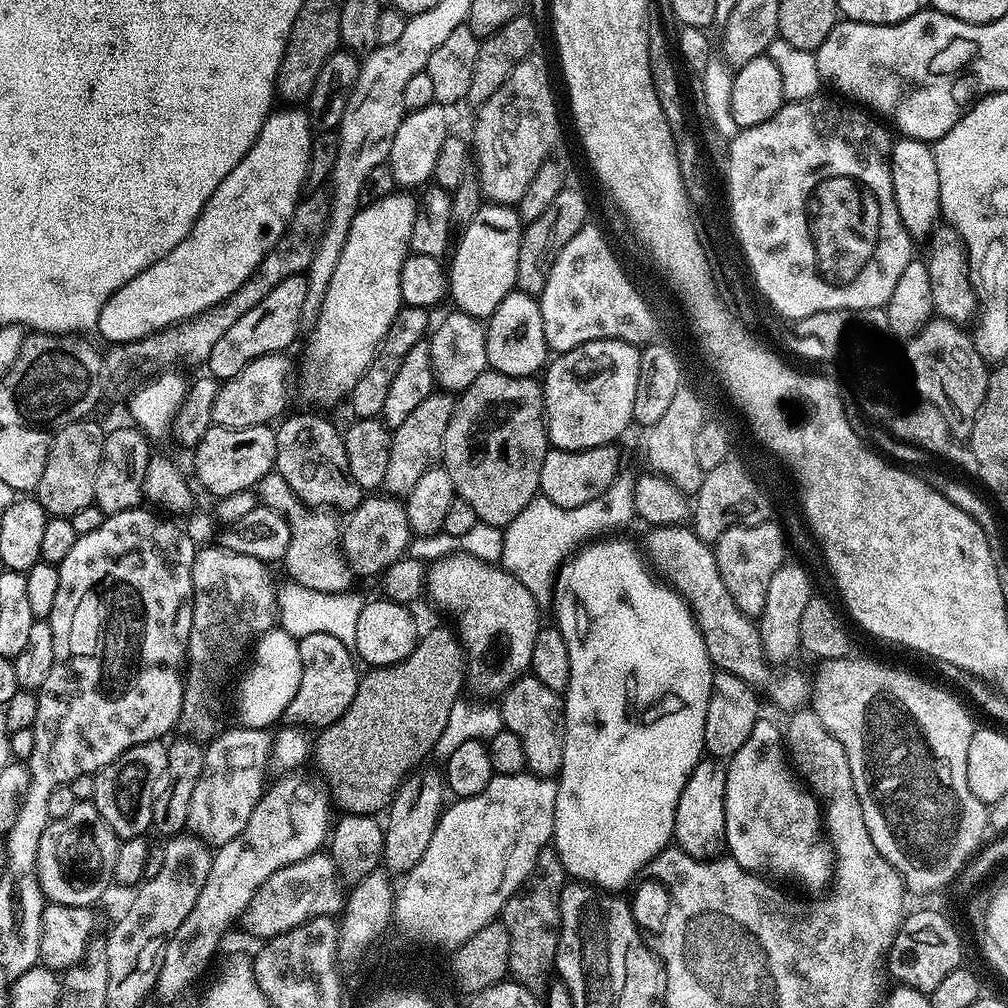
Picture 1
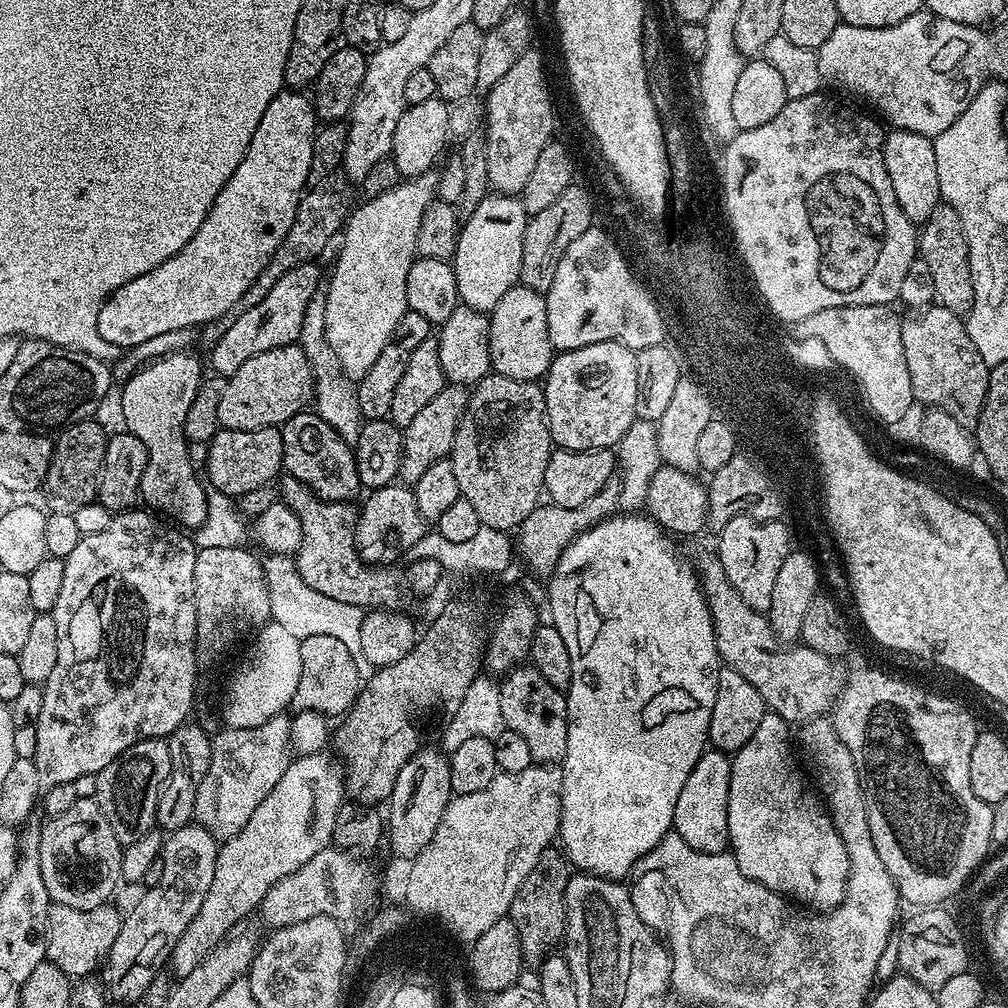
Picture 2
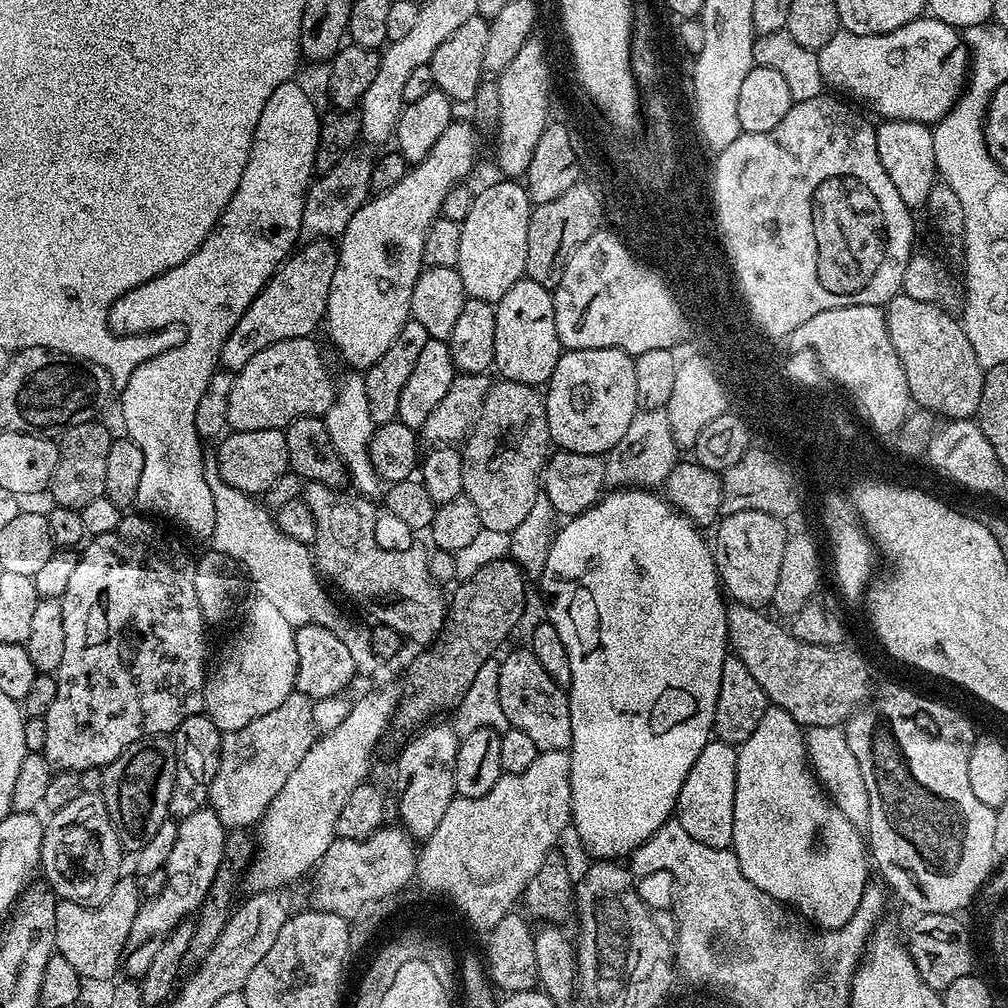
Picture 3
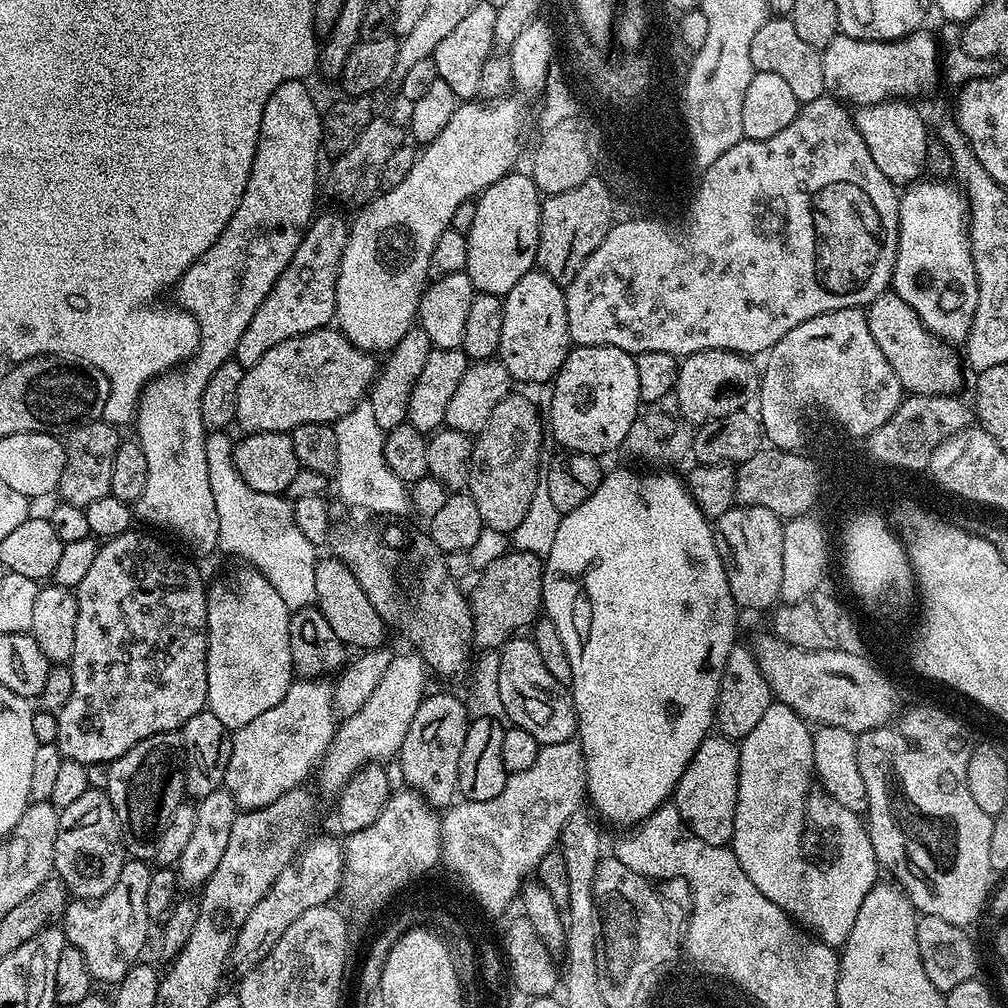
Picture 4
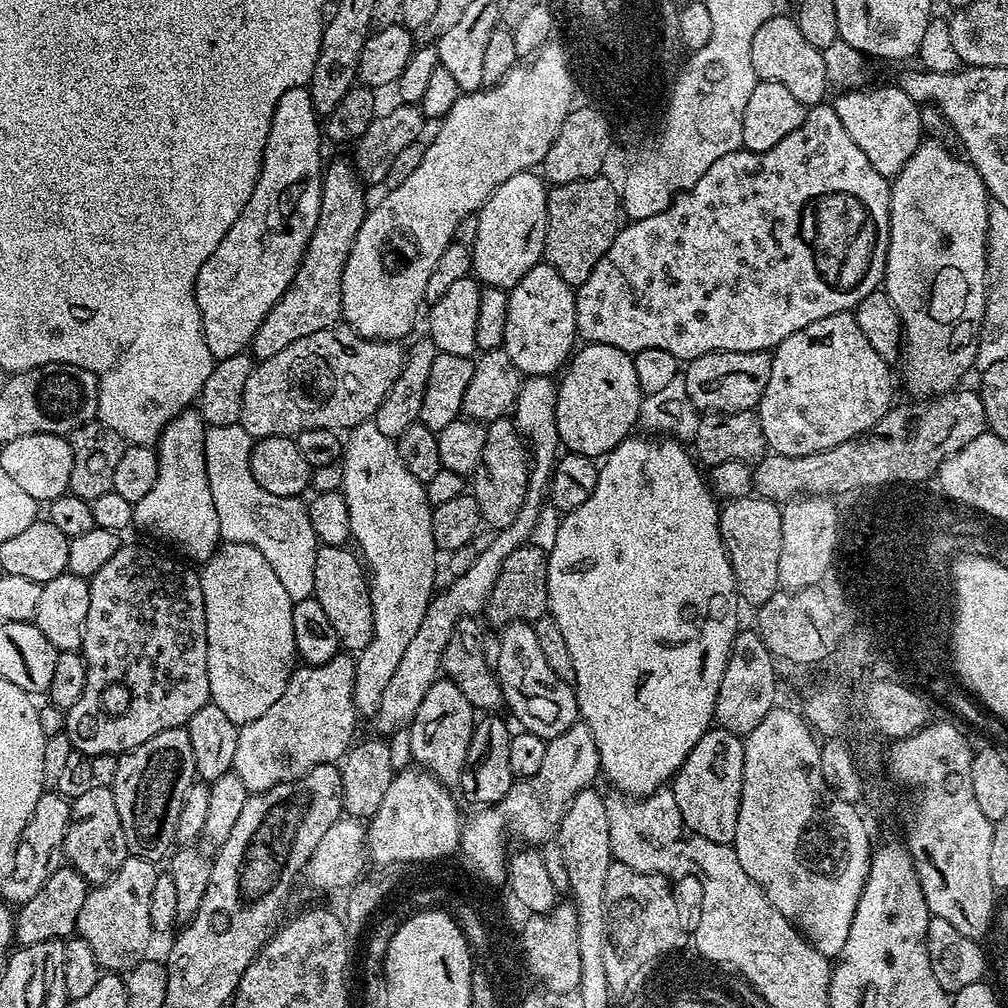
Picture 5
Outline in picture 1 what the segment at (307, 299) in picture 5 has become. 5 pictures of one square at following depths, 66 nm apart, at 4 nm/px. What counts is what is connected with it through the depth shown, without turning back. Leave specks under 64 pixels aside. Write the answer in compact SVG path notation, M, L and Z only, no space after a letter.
M303 275L286 278L286 282L278 282L254 310L242 314L222 338L210 350L210 358L206 365L207 373L216 380L223 382L241 372L241 368L254 362L254 358L269 356L275 352L284 354L288 347L296 340L296 335L302 332L300 319L302 318L302 306L306 302L306 279Z

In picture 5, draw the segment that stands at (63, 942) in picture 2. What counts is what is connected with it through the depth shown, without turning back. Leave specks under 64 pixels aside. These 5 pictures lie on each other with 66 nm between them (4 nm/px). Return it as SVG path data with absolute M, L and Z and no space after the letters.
M129 855L126 862L104 884L93 887L82 910L78 910L75 935L94 950L94 958L101 969L112 974L129 970L149 955L154 929L150 922L150 897L158 868L141 856Z

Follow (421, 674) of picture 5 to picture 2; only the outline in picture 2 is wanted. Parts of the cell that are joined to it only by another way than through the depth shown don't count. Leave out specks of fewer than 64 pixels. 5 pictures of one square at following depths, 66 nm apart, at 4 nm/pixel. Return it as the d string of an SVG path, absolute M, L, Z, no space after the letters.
M323 751L297 755L297 760L295 757L282 774L282 778L278 778L278 786L274 786L274 790L270 790L270 794L266 794L266 798L258 802L258 810L250 814L250 822L242 826L237 836L231 836L219 845L220 853L216 859L214 882L210 882L206 902L202 902L202 910L198 910L194 922L186 926L182 938L178 938L178 942L170 949L170 968L172 964L177 977L190 974L232 932L231 928L243 916L248 916L251 912L253 915L259 909L262 898L266 896L270 886L274 886L274 882L294 874L294 870L306 866L306 862L310 862L314 854L332 844L332 831L336 825L336 817L345 803L346 793L344 768L336 765L326 755Z

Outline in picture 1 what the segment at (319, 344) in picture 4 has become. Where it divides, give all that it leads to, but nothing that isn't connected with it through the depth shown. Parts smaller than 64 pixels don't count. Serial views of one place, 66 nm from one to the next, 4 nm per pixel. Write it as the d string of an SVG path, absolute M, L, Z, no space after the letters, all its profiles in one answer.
M278 352L254 358L254 362L242 367L238 375L223 381L212 405L213 423L232 429L244 429L259 424L271 425L275 416L283 417L284 407L288 404L288 358Z

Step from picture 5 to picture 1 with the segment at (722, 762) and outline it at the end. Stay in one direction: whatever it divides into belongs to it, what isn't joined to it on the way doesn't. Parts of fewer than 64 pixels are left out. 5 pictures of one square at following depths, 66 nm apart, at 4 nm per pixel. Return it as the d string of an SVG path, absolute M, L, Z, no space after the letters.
M715 758L701 759L700 764L688 776L686 786L682 786L682 798L678 798L678 810L674 814L675 847L680 848L695 860L714 860L725 855L726 842L726 774L727 767Z

